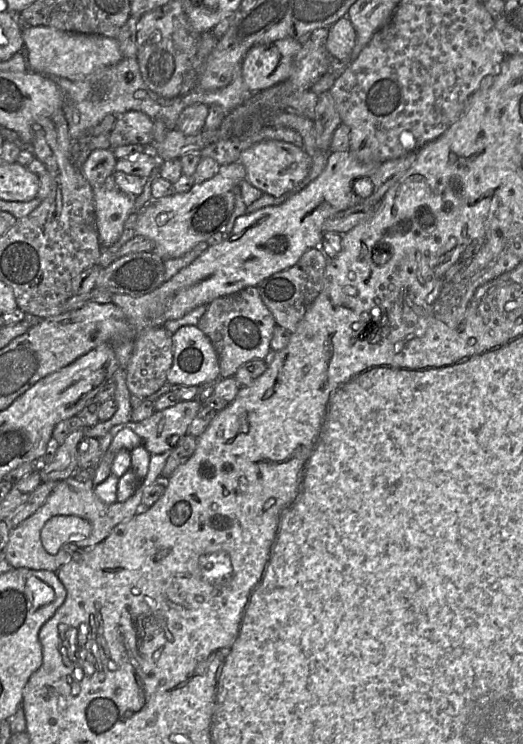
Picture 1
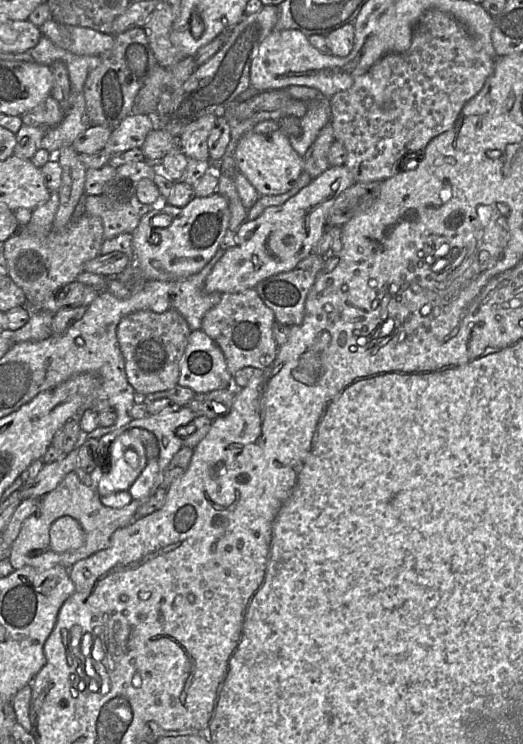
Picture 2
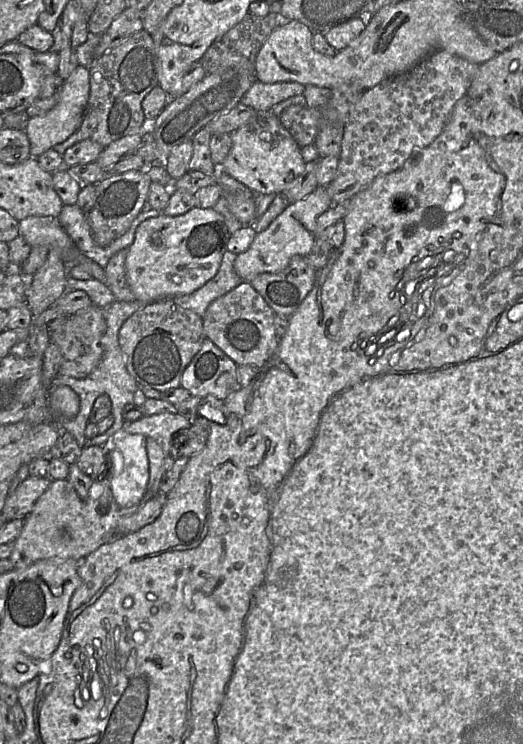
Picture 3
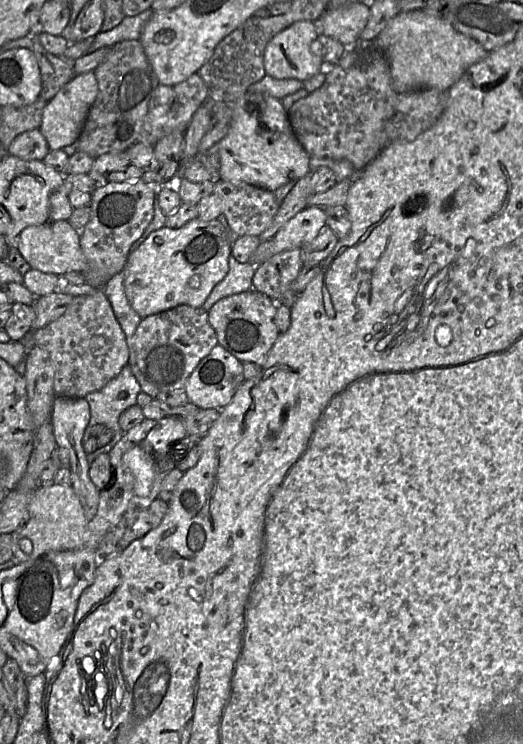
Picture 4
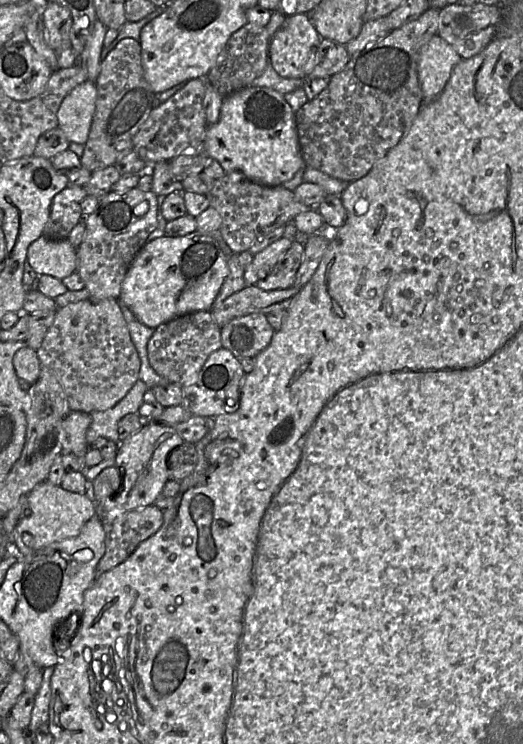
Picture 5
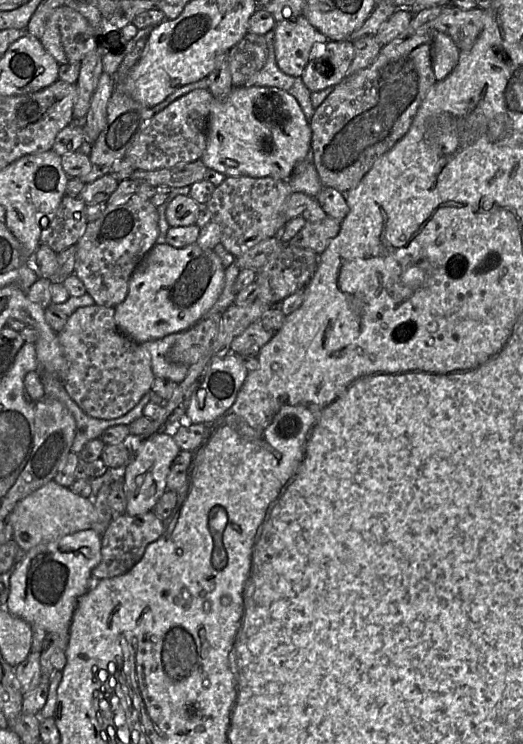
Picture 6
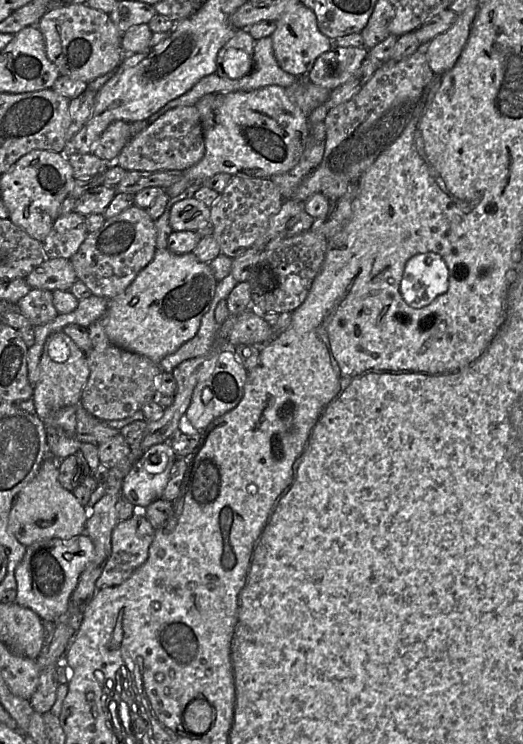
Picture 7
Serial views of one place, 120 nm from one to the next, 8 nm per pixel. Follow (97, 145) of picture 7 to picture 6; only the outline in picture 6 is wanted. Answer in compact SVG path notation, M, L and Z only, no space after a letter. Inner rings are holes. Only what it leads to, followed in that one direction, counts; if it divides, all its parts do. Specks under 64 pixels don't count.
M103 72L92 95L90 108L84 120L84 141L90 145L96 141L105 127L107 104L113 91L113 78Z

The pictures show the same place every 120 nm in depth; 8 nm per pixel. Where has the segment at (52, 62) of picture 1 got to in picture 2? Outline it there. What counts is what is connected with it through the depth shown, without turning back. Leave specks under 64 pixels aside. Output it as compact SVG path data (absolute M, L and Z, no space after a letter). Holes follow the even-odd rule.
M50 19L39 27L41 34L56 46L75 55L99 57L110 50L115 42L114 36L89 28L59 24Z

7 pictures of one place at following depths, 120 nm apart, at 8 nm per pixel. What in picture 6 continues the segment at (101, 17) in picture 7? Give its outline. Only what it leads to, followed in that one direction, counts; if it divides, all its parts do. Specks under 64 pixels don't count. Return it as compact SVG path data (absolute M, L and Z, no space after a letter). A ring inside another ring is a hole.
M64 5L50 14L40 41L59 65L81 63L85 55L97 47L95 31L87 19Z

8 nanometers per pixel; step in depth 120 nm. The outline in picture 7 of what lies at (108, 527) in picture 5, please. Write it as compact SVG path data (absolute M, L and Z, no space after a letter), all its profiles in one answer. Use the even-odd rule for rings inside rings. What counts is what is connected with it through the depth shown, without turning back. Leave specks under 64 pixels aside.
M138 511L131 518L117 523L112 532L112 550L96 589L117 586L129 579L147 560L156 530Z

